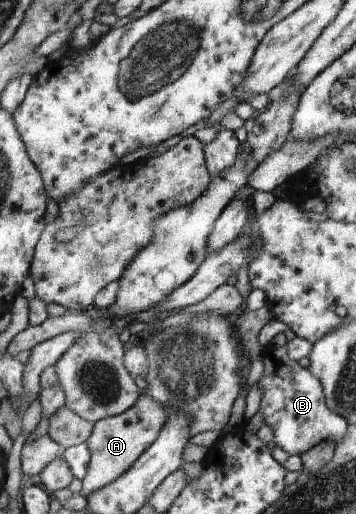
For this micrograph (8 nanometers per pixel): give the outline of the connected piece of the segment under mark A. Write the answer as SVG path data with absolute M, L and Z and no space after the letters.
M141 394L136 404L123 414L97 421L92 436L86 442L91 449L92 459L88 475L83 480L84 490L81 495L89 498L98 490L119 481L157 440L167 419L167 410L161 403Z

